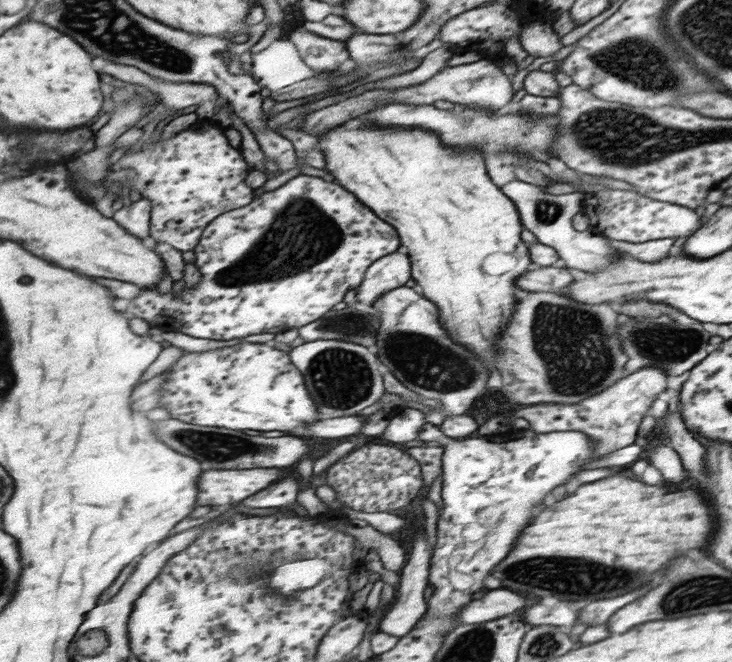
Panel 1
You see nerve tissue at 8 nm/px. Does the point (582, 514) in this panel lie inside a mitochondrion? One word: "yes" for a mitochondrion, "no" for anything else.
no

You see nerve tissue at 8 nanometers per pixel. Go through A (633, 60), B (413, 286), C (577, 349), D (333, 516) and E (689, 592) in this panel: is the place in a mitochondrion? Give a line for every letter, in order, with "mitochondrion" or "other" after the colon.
A: mitochondrion
B: other
C: mitochondrion
D: other
E: mitochondrion

